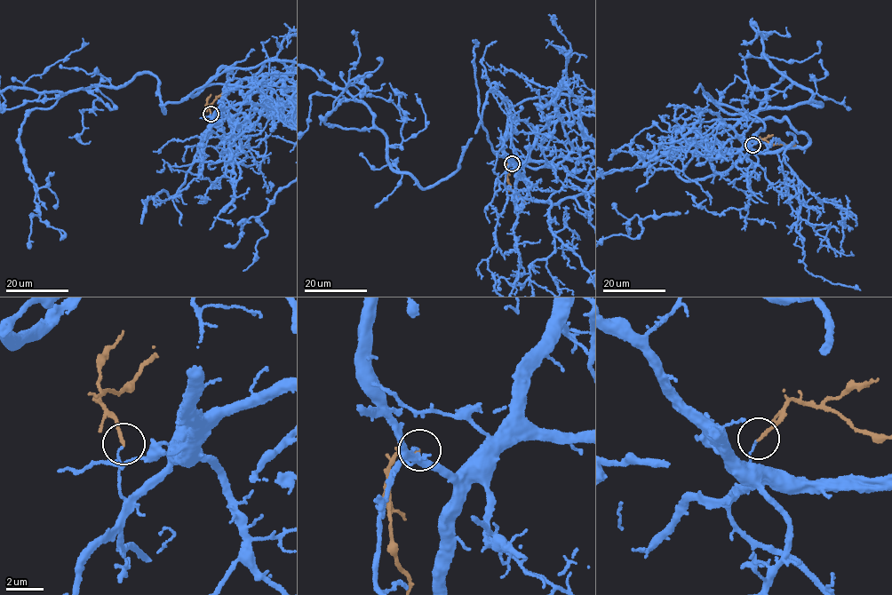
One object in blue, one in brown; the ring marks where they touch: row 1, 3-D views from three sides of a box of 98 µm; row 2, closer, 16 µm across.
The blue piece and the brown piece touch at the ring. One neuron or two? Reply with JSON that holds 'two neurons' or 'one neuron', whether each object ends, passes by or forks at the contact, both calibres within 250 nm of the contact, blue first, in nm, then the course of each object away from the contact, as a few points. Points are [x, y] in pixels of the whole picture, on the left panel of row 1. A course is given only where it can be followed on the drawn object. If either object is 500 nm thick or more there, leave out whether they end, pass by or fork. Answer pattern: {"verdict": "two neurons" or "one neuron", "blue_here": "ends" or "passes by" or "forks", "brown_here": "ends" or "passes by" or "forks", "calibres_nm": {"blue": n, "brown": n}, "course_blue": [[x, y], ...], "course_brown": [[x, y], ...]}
{"verdict": "two neurons", "blue_here": "ends", "brown_here": "ends", "calibres_nm": {"blue": 100, "brown": 180}, "course_blue": [[211, 114], [242, 101], [236, 85], [164, 113], [147, 72], [63, 94]]}

